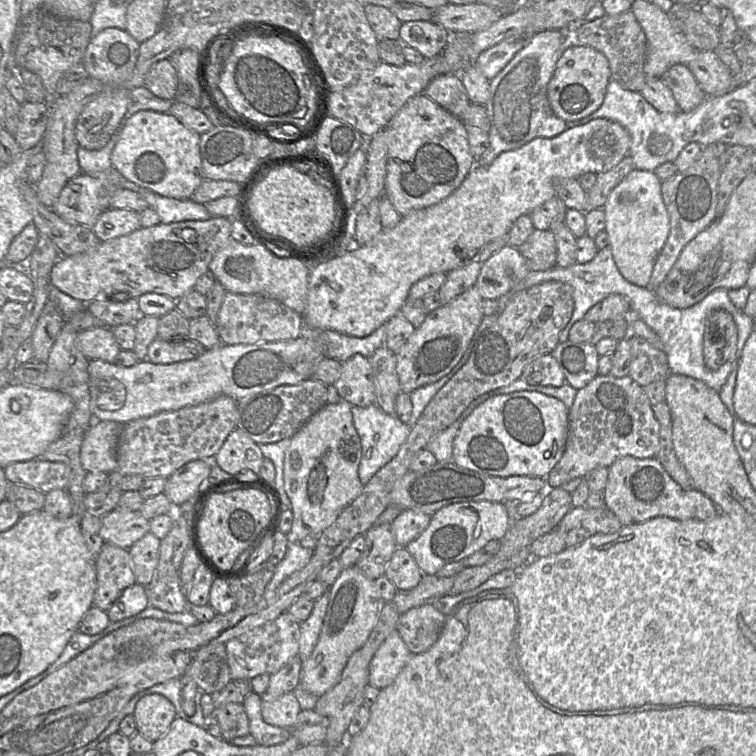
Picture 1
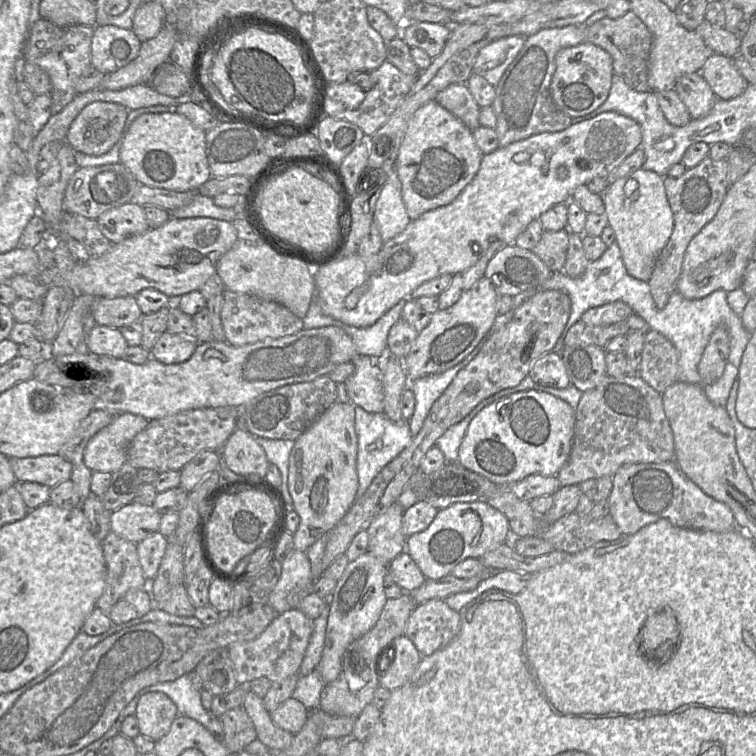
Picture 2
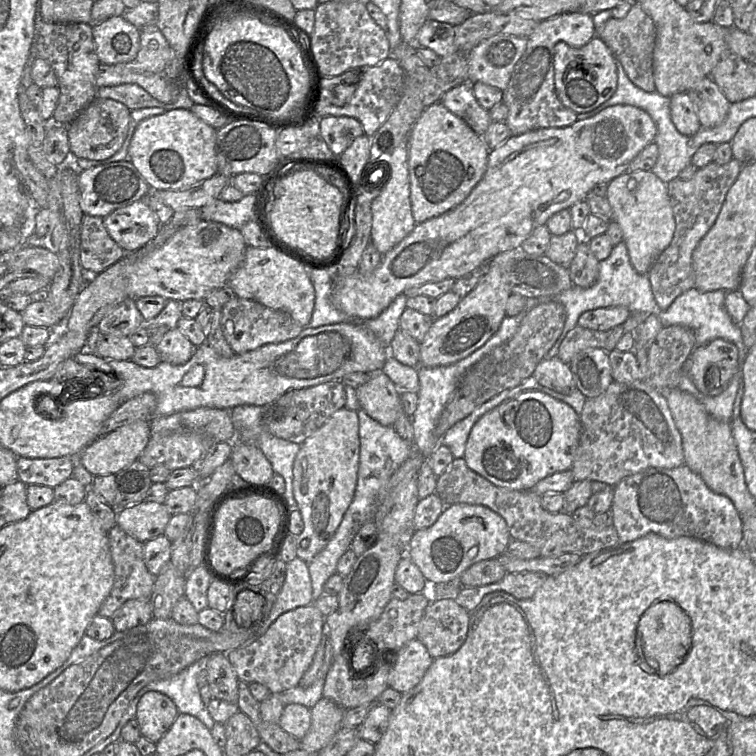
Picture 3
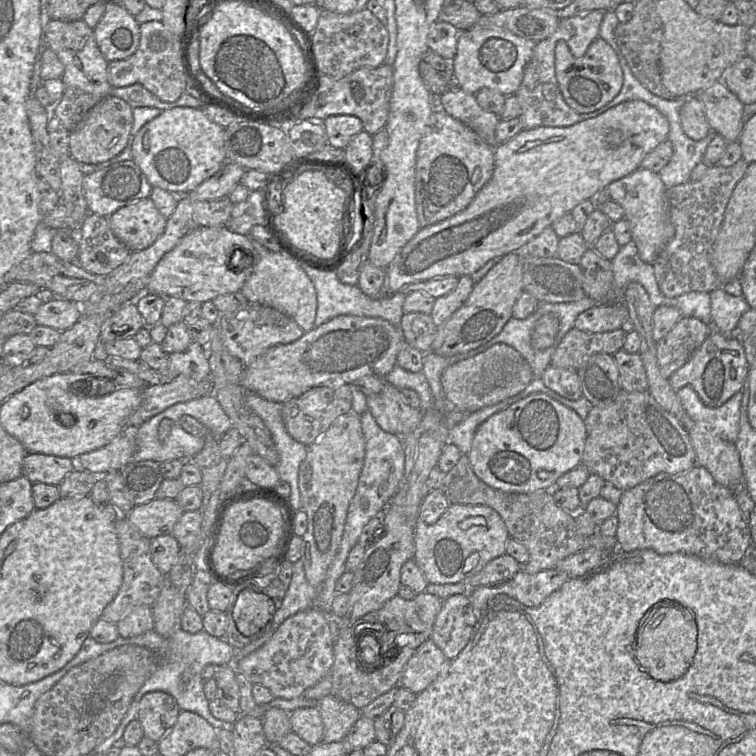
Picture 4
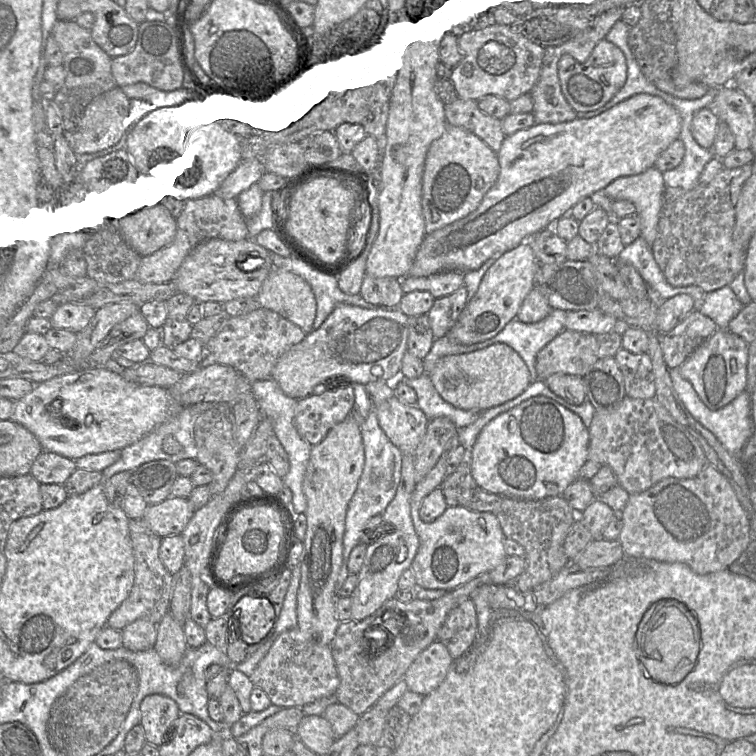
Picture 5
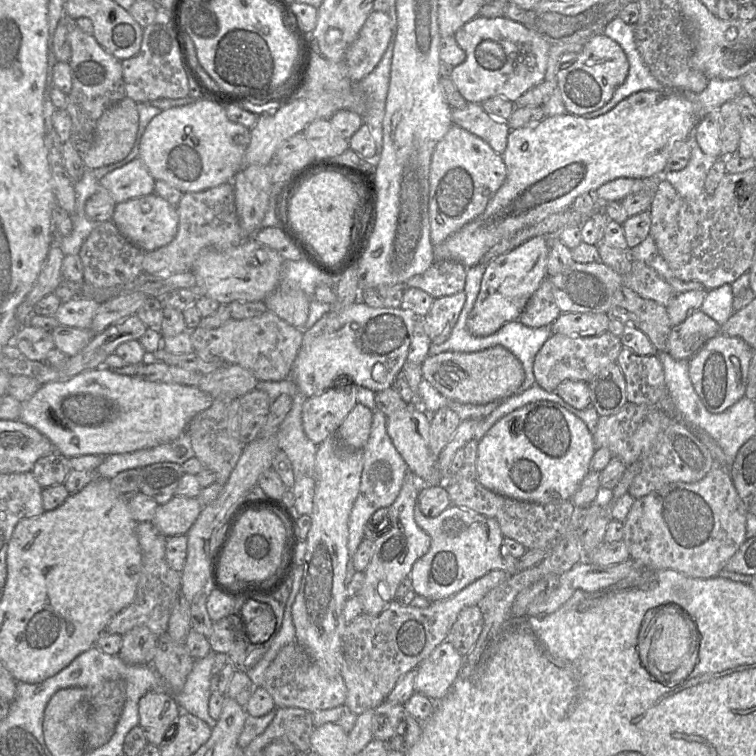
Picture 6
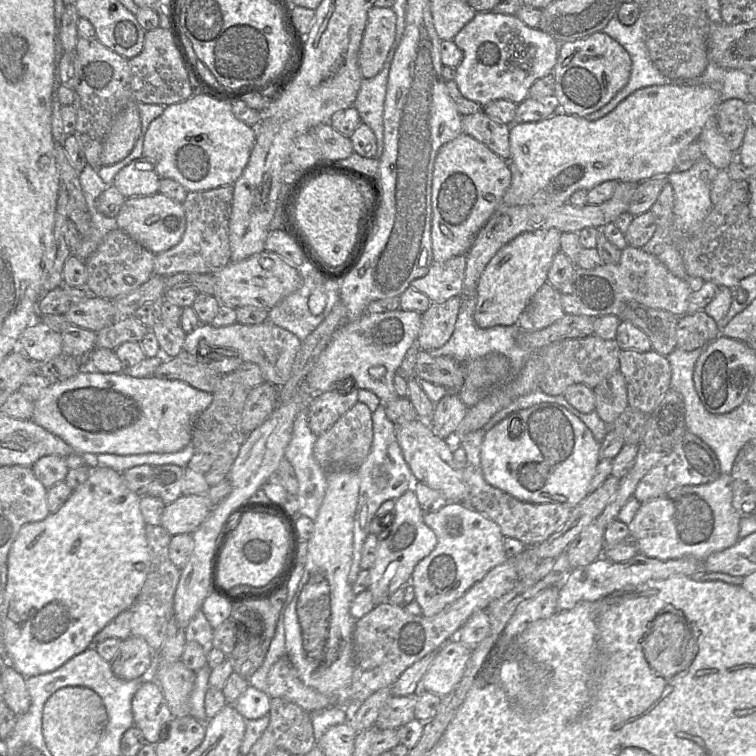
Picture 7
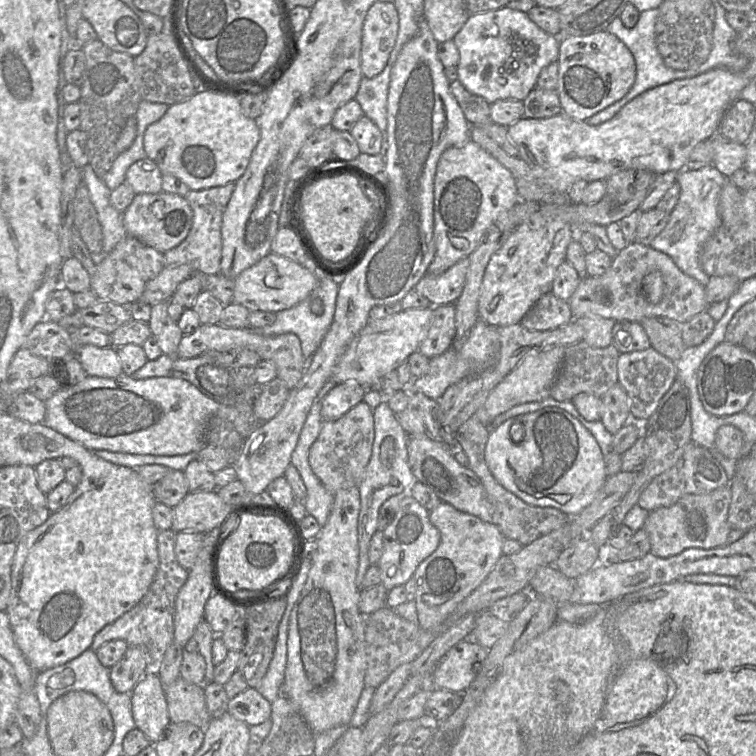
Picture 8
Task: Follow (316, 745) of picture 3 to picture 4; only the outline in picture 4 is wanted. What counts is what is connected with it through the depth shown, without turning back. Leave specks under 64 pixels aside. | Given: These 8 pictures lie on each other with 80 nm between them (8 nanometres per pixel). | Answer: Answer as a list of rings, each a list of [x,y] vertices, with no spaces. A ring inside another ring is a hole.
[[[333,695],[322,698],[317,708],[323,721],[324,744],[342,741],[360,718],[360,711],[356,707]]]

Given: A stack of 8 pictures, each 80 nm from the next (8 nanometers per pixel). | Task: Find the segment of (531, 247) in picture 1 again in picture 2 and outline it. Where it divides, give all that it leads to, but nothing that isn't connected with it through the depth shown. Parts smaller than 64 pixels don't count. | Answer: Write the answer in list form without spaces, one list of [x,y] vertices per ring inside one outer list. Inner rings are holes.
[[[568,228],[561,231],[544,231],[540,241],[532,249],[551,271],[563,271],[568,250],[568,236],[571,232]]]

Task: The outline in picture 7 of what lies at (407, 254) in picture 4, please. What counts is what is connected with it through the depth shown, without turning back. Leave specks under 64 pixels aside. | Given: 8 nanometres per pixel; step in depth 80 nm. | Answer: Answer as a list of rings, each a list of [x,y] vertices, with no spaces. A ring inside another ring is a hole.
[[[666,84],[635,91],[612,112],[596,121],[557,111],[537,121],[514,123],[510,127],[511,184],[502,199],[502,207],[563,204],[577,190],[591,190],[607,180],[639,183],[654,176],[668,176],[674,171],[680,152],[696,141],[721,103],[718,91],[706,85]]]

